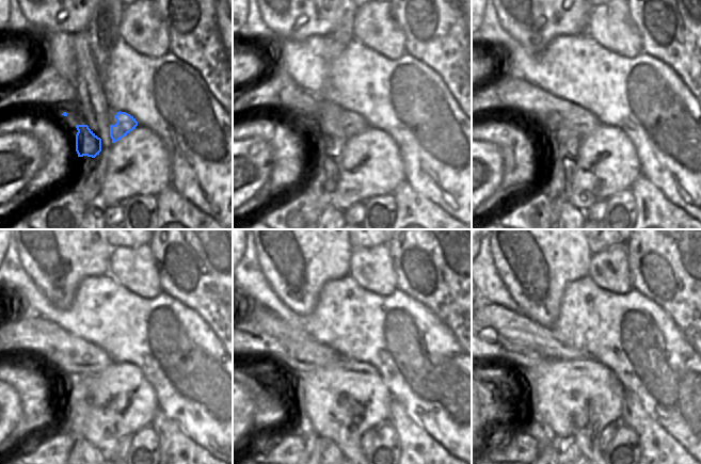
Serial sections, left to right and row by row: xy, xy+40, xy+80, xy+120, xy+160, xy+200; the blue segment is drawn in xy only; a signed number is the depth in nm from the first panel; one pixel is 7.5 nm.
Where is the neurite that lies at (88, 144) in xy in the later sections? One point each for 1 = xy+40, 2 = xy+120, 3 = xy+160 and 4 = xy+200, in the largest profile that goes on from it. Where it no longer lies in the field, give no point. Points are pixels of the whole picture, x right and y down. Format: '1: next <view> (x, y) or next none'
1: next xy+40 (327, 140)
2: next xy+120 (74, 356)
3: next xy+160 (303, 356)
4: next xy+200 (513, 355)

